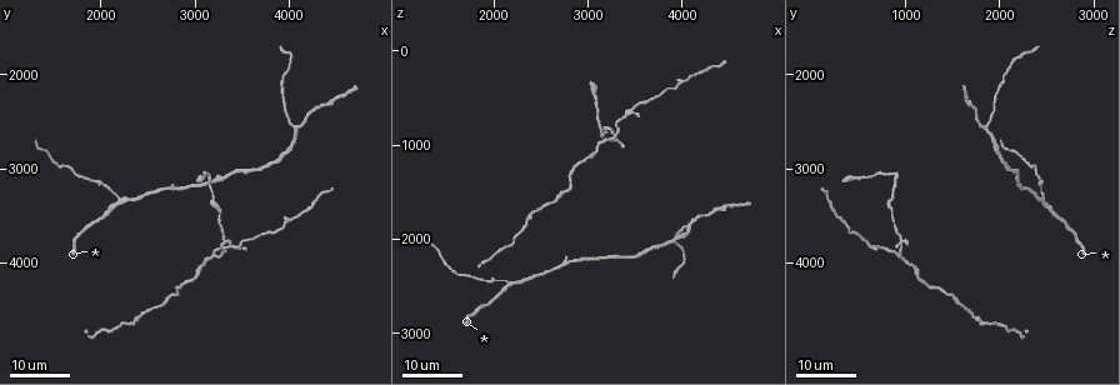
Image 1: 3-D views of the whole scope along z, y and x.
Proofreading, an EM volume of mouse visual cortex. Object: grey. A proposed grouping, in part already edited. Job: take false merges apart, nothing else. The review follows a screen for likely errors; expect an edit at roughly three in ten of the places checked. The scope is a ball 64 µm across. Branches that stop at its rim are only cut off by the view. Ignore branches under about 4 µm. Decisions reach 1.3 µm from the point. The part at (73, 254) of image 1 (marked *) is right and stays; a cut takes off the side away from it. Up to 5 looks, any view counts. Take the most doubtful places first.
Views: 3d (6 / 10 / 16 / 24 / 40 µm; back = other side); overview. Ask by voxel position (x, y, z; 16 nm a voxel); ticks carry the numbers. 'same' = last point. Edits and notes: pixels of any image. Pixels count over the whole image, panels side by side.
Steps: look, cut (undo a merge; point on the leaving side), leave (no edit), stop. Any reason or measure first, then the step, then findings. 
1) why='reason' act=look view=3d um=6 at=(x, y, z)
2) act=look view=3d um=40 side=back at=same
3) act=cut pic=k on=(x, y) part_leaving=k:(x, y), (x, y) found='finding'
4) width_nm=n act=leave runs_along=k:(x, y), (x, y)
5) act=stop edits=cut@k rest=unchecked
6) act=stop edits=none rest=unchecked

why='three arms meet' act=look view=3d um=16 at=(2200, 3300, 2480)

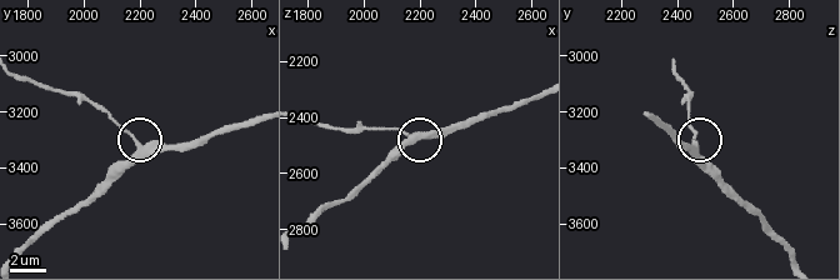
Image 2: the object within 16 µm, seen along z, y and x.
act=look view=3d um=6 at=same

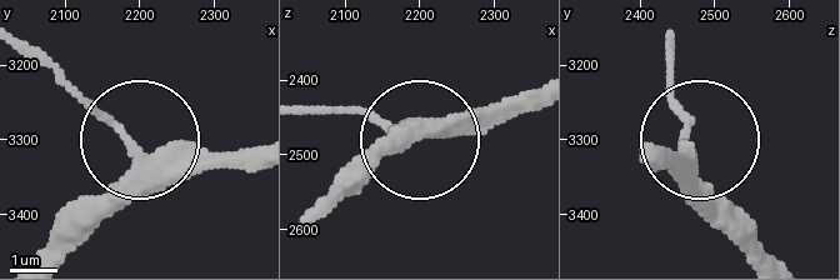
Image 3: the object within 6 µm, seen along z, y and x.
width_nm=360 act=cut pic=3 on=(85, 106) part_leaving=3:(139, 151), (23, 56) found='a second neuron is stuck on'

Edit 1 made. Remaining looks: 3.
act=look view=overview

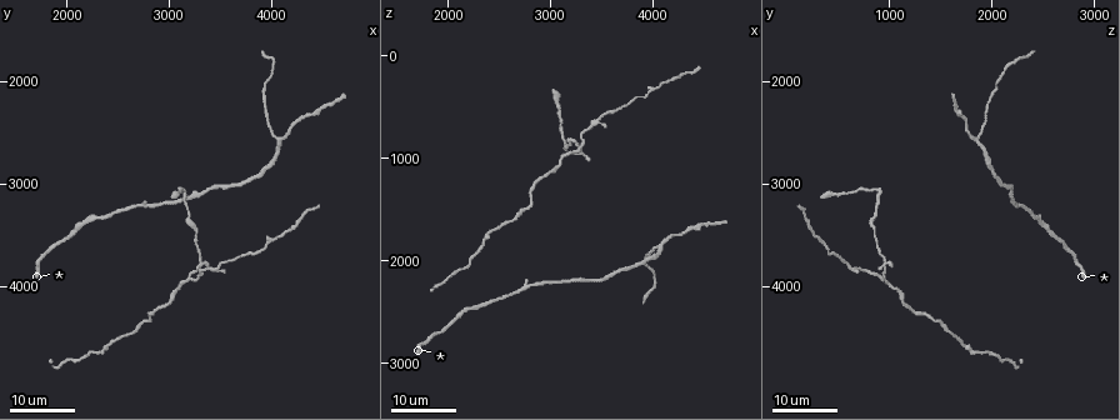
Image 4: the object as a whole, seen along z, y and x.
why='two arms in line, one across' act=look view=3d um=24 at=(3500, 3780, 600)

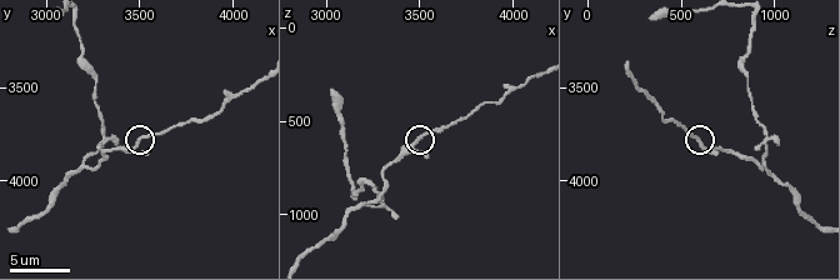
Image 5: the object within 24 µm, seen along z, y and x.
why='zoom in' act=look view=3d um=10 at=(3480, 3800, 600)

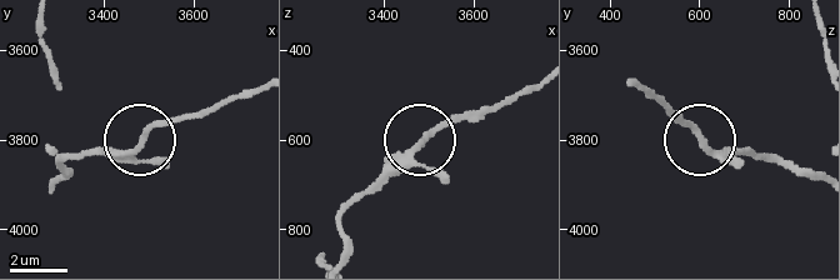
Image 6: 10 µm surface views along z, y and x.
act=leave runs_along=6:(816, 176), (715, 150), (668, 111) found='all the same neuron'

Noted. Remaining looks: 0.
act=stop edits=cut@3 rest=unchecked

